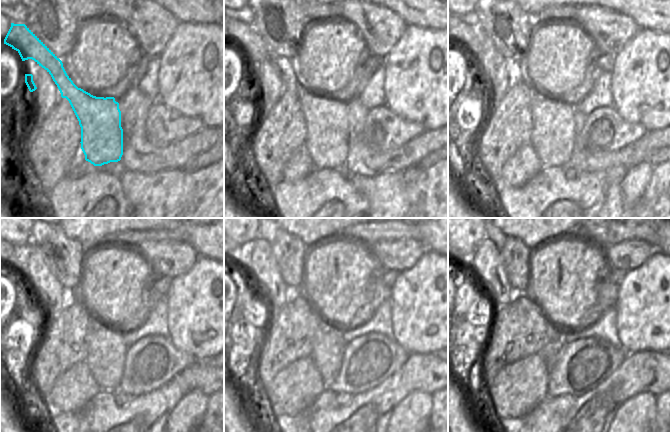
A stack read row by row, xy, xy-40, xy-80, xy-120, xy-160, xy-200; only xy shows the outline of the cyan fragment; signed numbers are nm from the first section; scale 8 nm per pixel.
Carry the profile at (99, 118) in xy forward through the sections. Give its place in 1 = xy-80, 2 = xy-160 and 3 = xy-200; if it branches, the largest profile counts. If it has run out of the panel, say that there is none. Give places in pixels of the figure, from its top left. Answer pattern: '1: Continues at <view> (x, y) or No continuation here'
1: Continues at xy-80 (553, 137)
2: Continues at xy-160 (327, 354)
3: Continues at xy-200 (549, 353)

